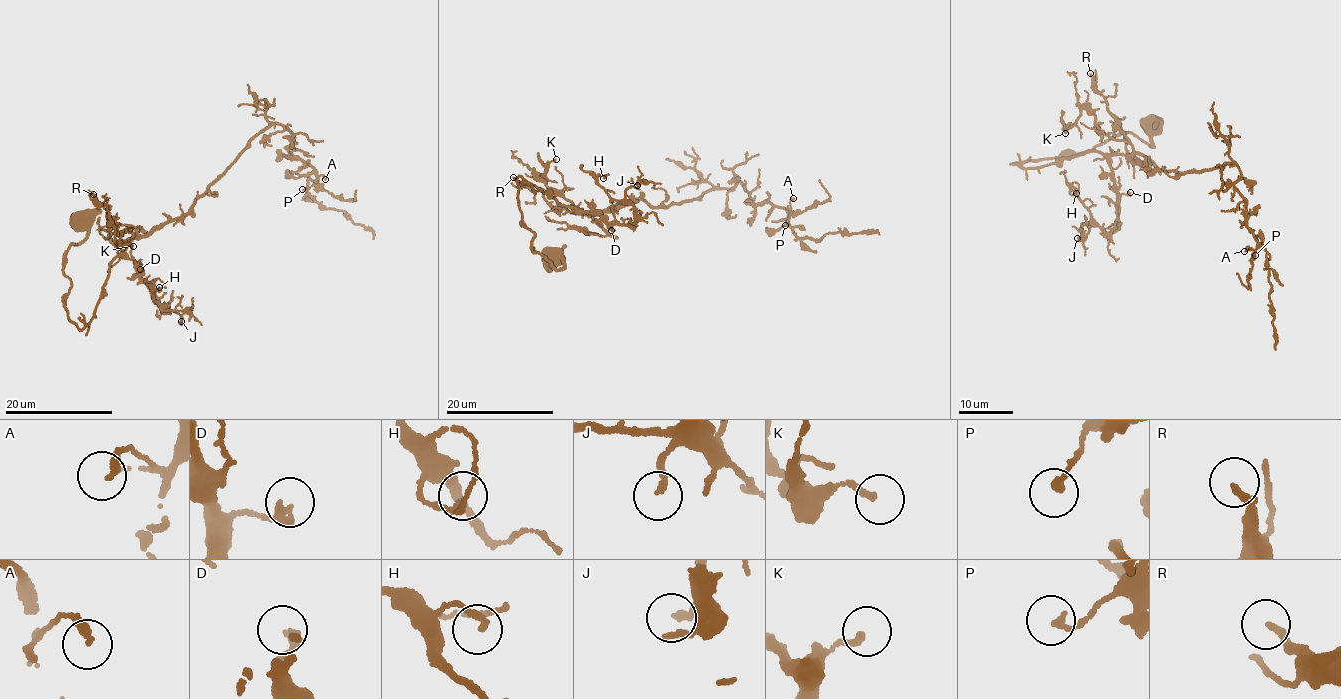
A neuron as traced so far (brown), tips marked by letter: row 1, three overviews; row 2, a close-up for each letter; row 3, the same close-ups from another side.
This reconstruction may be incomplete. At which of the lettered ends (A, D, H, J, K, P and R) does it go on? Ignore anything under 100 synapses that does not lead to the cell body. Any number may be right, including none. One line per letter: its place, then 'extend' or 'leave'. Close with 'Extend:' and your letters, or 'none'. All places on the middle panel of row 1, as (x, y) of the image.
A: place (793, 198); leave
D: place (611, 230); leave
H: place (603, 178); leave
J: place (637, 185); leave
K: place (556, 159); leave
P: place (785, 225); leave
R: place (513, 177); leave
Extend: none

